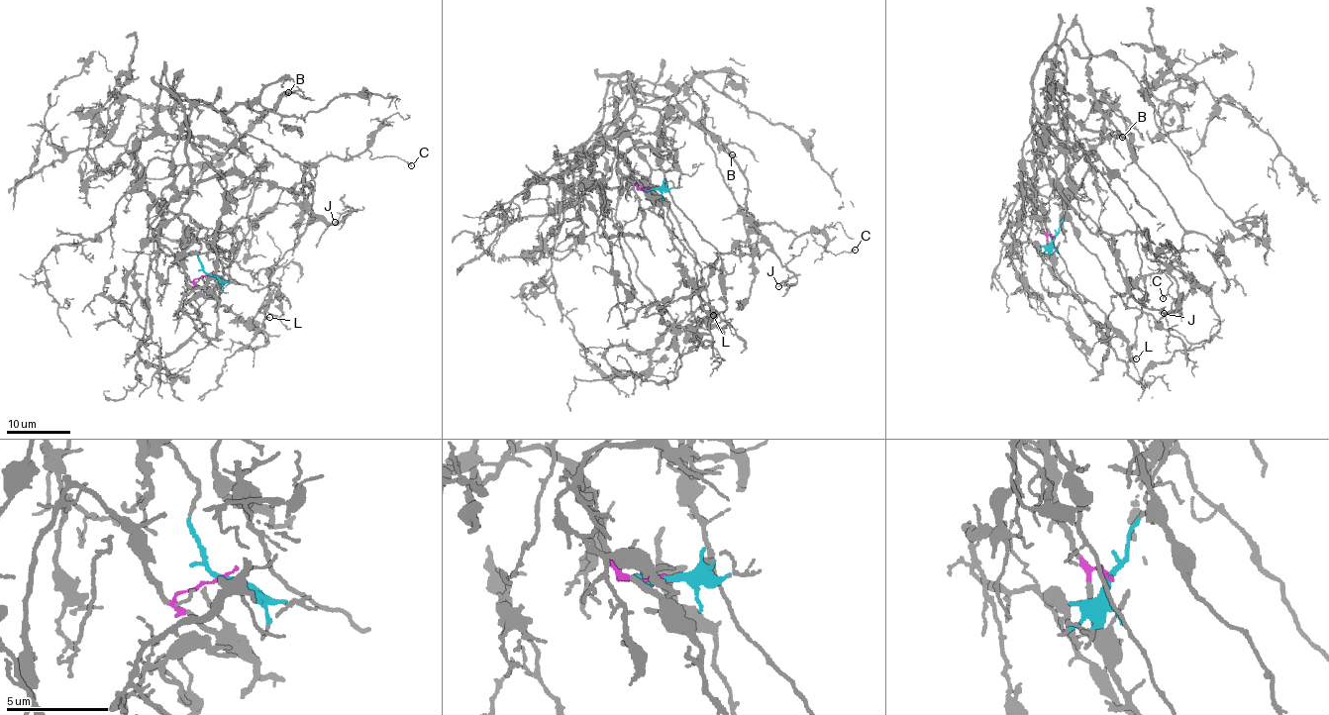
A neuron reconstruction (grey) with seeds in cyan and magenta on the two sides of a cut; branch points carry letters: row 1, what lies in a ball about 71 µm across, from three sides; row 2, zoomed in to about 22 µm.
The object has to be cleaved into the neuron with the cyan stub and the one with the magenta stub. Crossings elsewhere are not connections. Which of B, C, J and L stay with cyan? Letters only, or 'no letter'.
no letter

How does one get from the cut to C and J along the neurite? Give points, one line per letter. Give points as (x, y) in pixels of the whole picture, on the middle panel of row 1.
C: (651, 188), (601, 138), (635, 108), (681, 107), (747, 180), (752, 219), (855, 250)
J: (651, 188), (637, 188), (601, 138), (638, 107), (681, 107), (747, 180), (741, 214), (793, 274), (777, 286)

